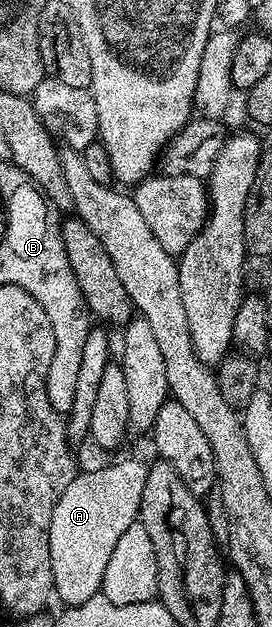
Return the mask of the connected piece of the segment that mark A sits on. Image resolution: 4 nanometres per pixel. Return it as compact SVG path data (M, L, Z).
M117 460L114 464L109 464L106 468L93 468L90 472L85 470L78 471L73 477L71 486L67 486L67 490L63 490L63 494L59 498L59 502L55 502L55 510L51 514L51 526L49 527L49 549L51 550L51 578L53 579L53 590L56 599L62 600L62 605L72 606L74 604L82 604L87 602L87 598L98 595L103 582L103 574L107 574L107 562L111 559L111 553L114 552L119 538L123 534L123 530L127 530L127 526L138 523L139 513L141 511L141 499L143 498L143 486L147 482L147 474L149 473L146 461L141 460Z

